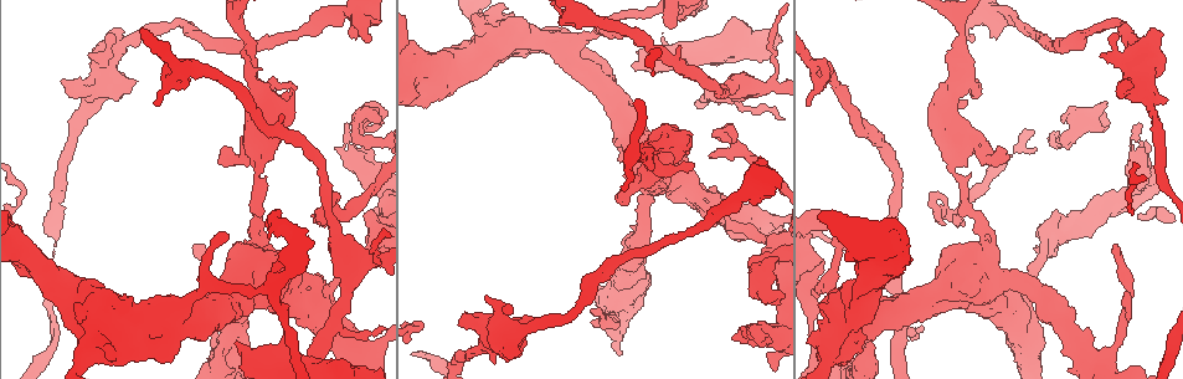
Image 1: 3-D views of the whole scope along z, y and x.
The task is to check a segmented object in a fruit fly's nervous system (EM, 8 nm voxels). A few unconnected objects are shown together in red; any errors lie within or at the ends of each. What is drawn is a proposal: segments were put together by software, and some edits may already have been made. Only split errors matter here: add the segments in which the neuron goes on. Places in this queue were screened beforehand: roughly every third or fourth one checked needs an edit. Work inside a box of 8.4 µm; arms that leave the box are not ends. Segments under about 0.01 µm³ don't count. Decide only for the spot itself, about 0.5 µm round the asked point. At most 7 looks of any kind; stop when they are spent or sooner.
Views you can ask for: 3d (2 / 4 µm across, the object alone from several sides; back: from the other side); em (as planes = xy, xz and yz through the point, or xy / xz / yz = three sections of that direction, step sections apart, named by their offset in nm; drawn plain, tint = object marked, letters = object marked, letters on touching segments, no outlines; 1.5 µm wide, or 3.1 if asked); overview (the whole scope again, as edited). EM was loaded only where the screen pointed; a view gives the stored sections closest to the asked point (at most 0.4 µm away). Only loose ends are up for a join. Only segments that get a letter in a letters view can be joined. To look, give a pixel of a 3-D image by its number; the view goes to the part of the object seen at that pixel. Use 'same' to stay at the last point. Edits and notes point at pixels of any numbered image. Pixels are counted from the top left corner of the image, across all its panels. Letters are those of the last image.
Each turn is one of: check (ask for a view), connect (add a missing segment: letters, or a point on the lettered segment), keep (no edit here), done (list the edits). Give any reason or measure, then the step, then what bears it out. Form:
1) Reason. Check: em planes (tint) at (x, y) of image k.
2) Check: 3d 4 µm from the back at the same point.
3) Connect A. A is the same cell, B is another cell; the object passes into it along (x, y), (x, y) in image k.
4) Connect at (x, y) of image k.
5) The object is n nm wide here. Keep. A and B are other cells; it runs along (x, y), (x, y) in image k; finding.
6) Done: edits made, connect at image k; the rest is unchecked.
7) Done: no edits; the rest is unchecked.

An open end. Check: em yz step 4 (letters) at (622, 37) of image 1.

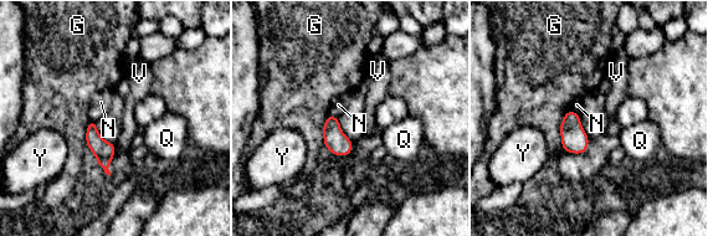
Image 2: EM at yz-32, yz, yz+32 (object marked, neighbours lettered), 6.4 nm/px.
Check: em planes (letters) at the same point.

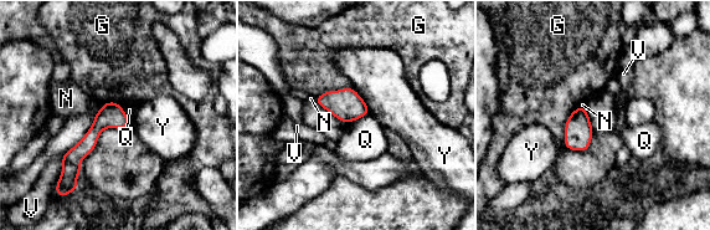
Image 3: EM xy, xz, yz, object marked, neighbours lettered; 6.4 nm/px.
Keep. G, N, Q, V and Y are other cells; a border runs along (121, 105), (130, 124) in image 3; none of them fits.

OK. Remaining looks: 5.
Branch stops here. Check: em xy step 8 (letters) at (687, 61) of image 1.

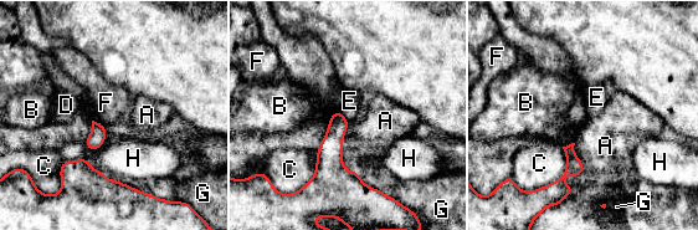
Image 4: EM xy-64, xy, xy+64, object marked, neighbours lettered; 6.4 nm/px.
Cut it another way. Check: em planes (letters) at the same point.

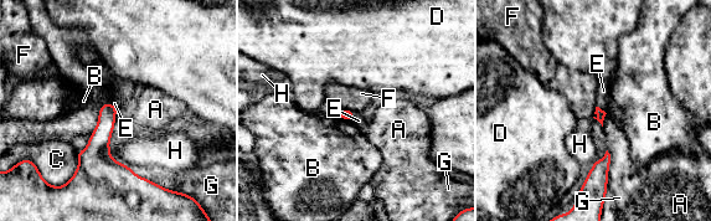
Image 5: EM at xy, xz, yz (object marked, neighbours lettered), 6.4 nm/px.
Keep. A, B, C, D, E, F, G and H are other cells; no lettered segment goes on from it.

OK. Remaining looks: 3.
An open end. Check: 3d 2 µm at (1009, 155) of image 1.

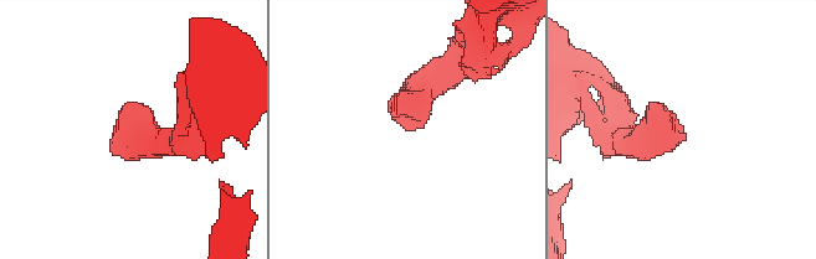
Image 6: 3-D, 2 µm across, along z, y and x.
Check: em xy step 4 (tint) at (682, 129) of image 6.

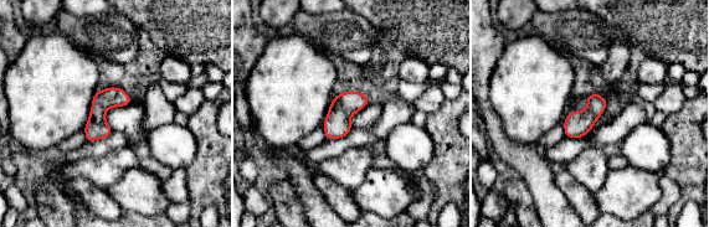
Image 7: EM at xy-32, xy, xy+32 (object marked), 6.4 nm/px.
Cut it another way. Check: em planes (letters) at the same point.

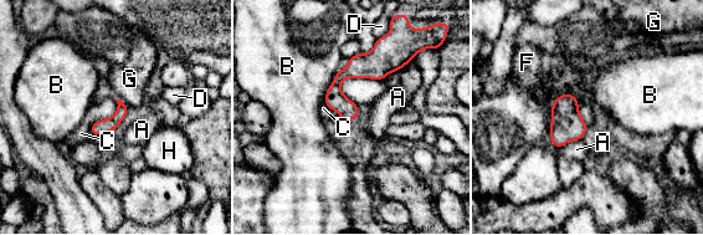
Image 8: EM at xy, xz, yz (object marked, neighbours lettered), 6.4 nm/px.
Keep. A, B, C, D, F, G and H are other cells; it runs along (403, 56), (345, 72), (327, 101) in image 8; none of them fits.

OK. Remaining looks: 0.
Done: no edits; the rest is unchecked.

